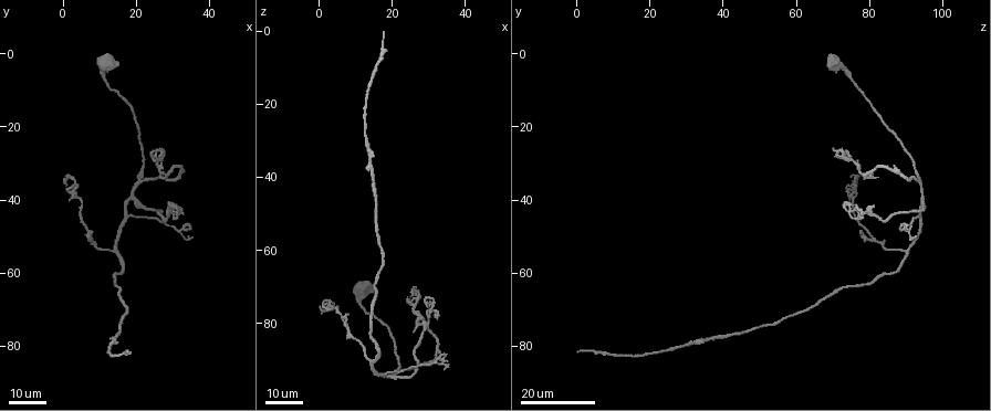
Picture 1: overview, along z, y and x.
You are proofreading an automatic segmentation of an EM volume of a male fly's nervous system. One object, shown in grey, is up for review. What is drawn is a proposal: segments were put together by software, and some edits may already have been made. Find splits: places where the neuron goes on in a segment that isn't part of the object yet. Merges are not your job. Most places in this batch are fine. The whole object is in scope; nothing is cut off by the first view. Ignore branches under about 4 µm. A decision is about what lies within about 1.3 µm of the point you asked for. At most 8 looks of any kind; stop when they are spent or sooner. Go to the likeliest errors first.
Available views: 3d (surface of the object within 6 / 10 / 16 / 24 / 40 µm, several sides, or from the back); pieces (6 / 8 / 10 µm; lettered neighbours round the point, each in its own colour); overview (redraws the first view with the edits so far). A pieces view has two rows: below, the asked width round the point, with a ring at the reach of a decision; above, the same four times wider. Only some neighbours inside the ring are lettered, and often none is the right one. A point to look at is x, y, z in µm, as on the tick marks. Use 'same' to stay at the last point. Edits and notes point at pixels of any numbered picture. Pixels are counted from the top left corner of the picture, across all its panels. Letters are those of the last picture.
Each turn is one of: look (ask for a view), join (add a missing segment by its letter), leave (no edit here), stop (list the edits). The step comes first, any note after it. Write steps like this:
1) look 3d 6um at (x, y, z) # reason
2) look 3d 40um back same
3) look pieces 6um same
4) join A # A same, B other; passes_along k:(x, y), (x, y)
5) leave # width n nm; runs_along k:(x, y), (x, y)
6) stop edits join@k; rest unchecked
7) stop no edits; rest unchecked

look 3d 24um at (18.0, 81.0, -0.5) # branch stops here

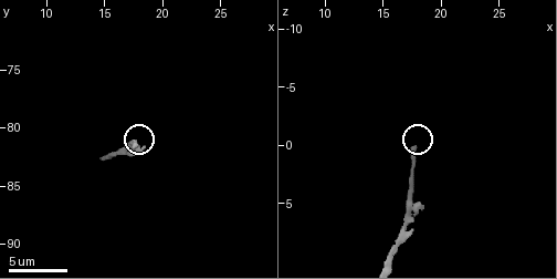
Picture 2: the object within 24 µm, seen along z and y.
look pieces 10um at (17.6, 81.4, 0.4)

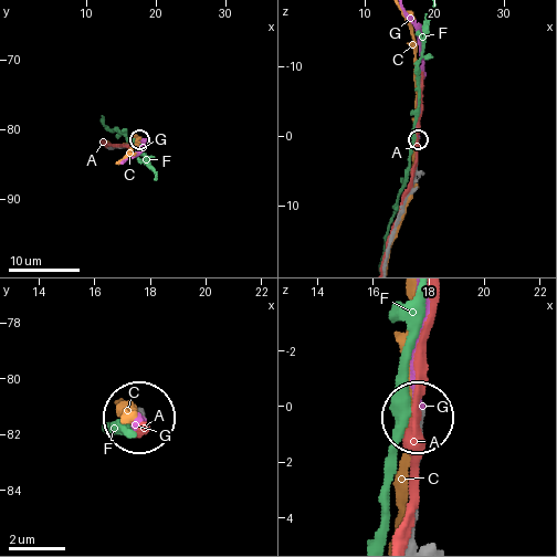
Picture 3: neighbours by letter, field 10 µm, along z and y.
join G # A other, C other, F other, G same; the neuron continues

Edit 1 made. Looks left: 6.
look 3d 16um at (8.0, 49.0, 77.5) # free end

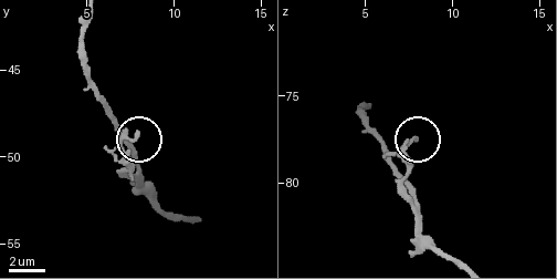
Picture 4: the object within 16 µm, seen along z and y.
look pieces 8um at (7.9, 48.6, 77.4)

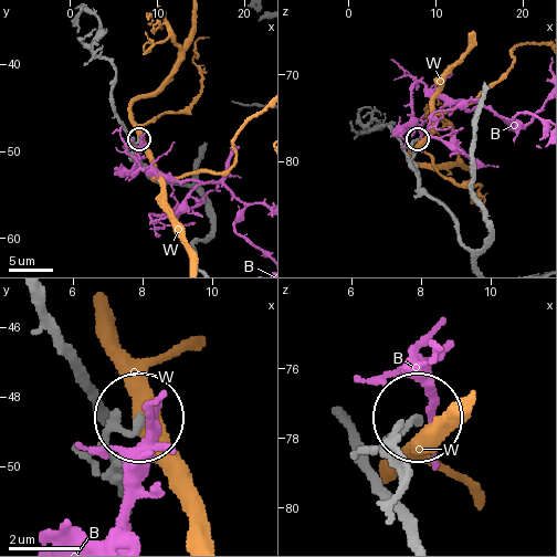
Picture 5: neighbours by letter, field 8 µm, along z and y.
leave # B other, W other; runs_along 5:(474, 260), (456, 219), (419, 186), (410, 161), (416, 139); none of them fits

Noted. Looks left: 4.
look 3d 16um at (1.0, 36.0, 76.0) # free end

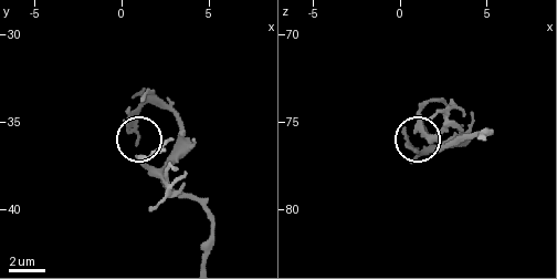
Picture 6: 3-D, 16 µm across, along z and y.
look pieces 10um at (0.9, 36.2, 76.6)

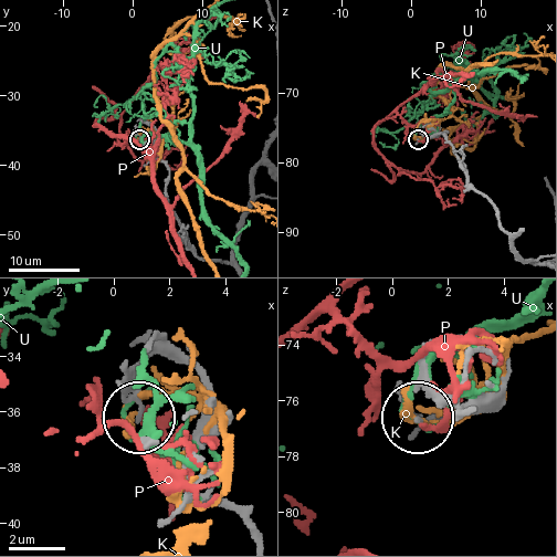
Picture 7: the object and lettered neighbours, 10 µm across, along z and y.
leave # K other, P other, U other; none of them fits

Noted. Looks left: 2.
look 3d 24um at (26.5, 34.0, 82.0) # an open end

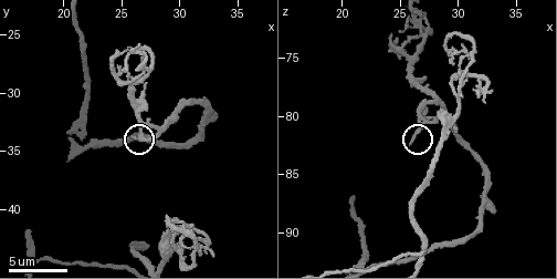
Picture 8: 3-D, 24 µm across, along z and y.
look pieces 6um at (26.0, 33.8, 82.2)

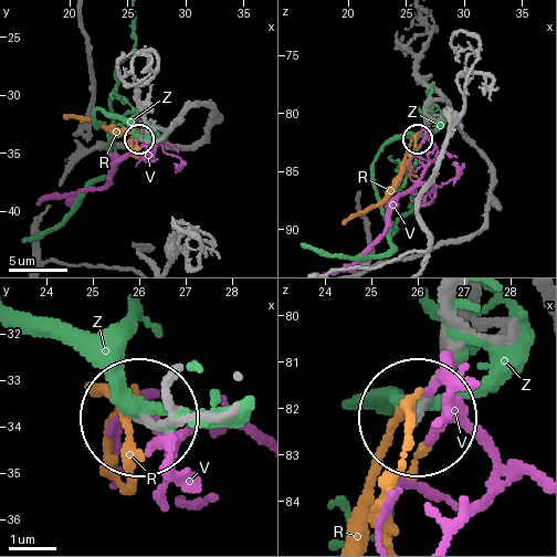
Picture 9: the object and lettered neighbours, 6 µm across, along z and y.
leave # R other, V other, Z other; no lettered segment goes on from it

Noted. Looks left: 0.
stop edits join@3; rest unchecked

